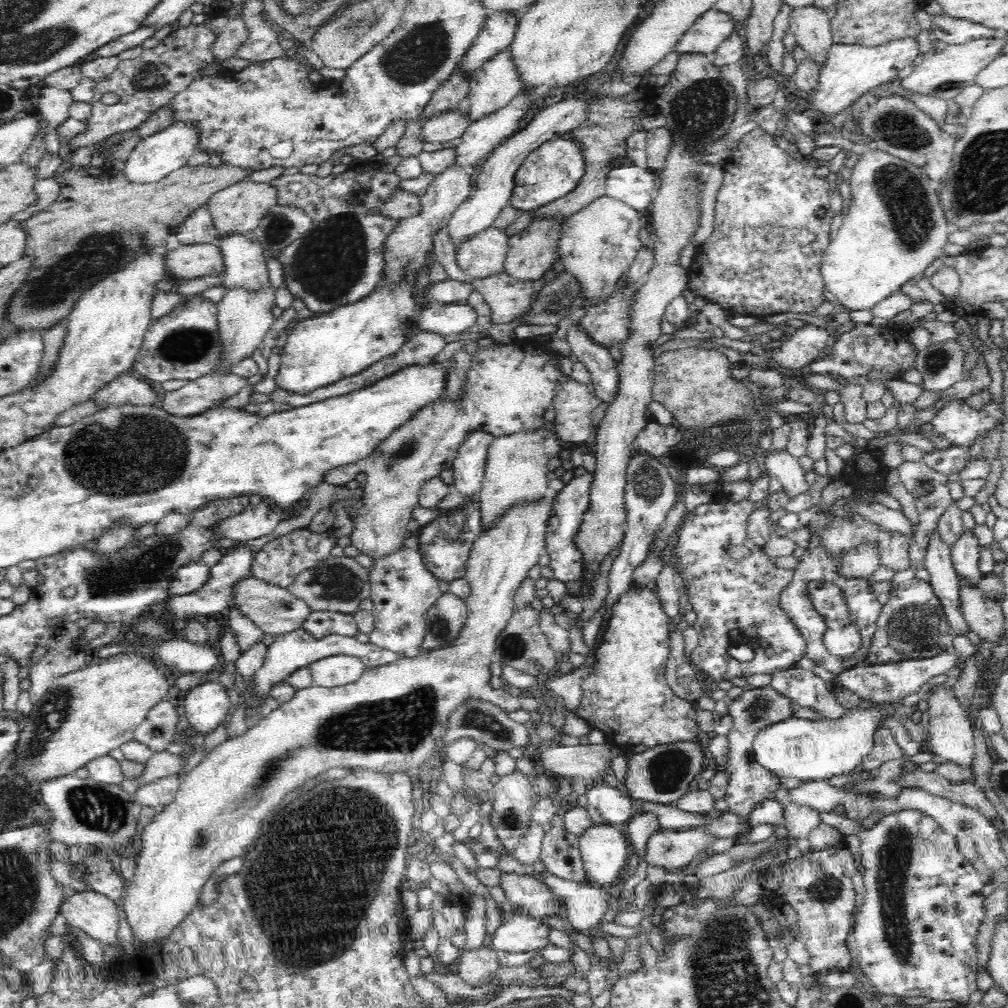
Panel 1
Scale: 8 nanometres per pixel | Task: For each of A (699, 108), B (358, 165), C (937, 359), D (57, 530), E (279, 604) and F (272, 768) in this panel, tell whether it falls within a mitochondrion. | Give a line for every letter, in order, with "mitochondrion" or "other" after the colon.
A: mitochondrion
B: other
C: mitochondrion
D: other
E: mitochondrion
F: mitochondrion

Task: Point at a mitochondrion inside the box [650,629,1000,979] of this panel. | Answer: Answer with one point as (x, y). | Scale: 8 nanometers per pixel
(895, 855)

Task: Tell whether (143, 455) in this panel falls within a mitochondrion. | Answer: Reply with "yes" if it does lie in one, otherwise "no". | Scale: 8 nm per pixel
yes

